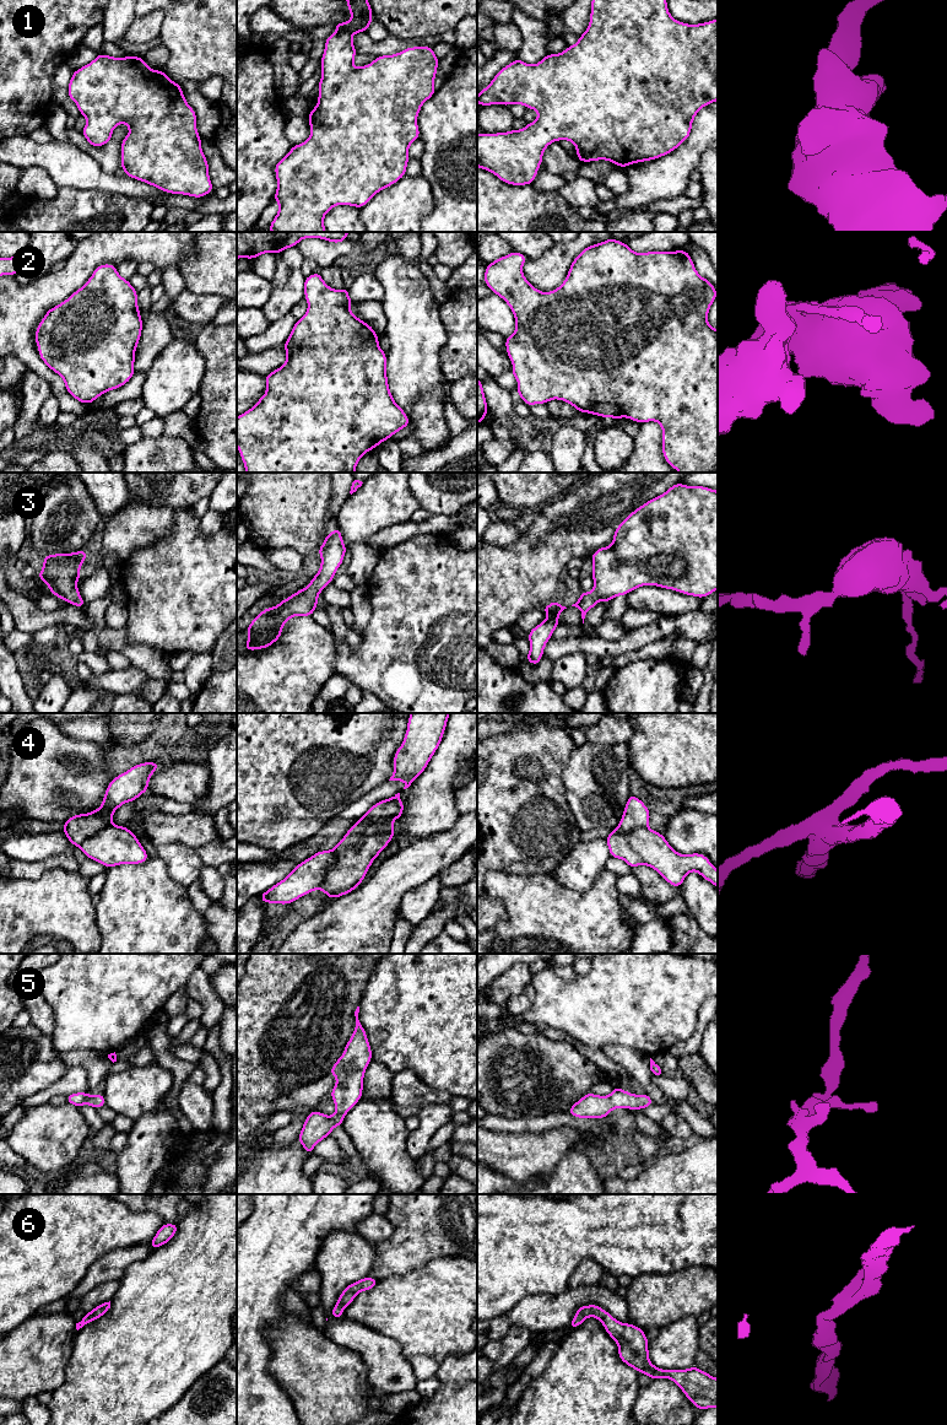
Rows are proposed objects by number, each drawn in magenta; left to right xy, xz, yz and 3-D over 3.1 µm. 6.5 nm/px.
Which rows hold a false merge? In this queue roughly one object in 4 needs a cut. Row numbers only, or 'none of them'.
4

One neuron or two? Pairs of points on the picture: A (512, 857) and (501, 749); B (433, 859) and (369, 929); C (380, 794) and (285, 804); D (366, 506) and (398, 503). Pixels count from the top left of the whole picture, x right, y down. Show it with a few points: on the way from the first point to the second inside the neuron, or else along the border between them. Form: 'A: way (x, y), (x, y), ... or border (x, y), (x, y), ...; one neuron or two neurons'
A: way (507, 830), (507, 811), (501, 805), (501, 776); one neuron
B: way (414, 869), (373, 910); one neuron
C: border (385, 781), (362, 794), (337, 814); two neurons
D: way (373, 506), (390, 507); one neuron

